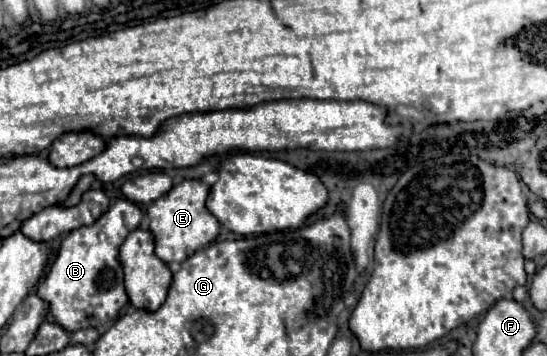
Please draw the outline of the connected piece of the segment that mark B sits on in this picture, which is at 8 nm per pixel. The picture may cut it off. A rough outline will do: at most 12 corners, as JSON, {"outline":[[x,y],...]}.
{"outline":[[117,199],[61,241],[37,295],[73,333],[129,303],[119,245],[143,211]]}

